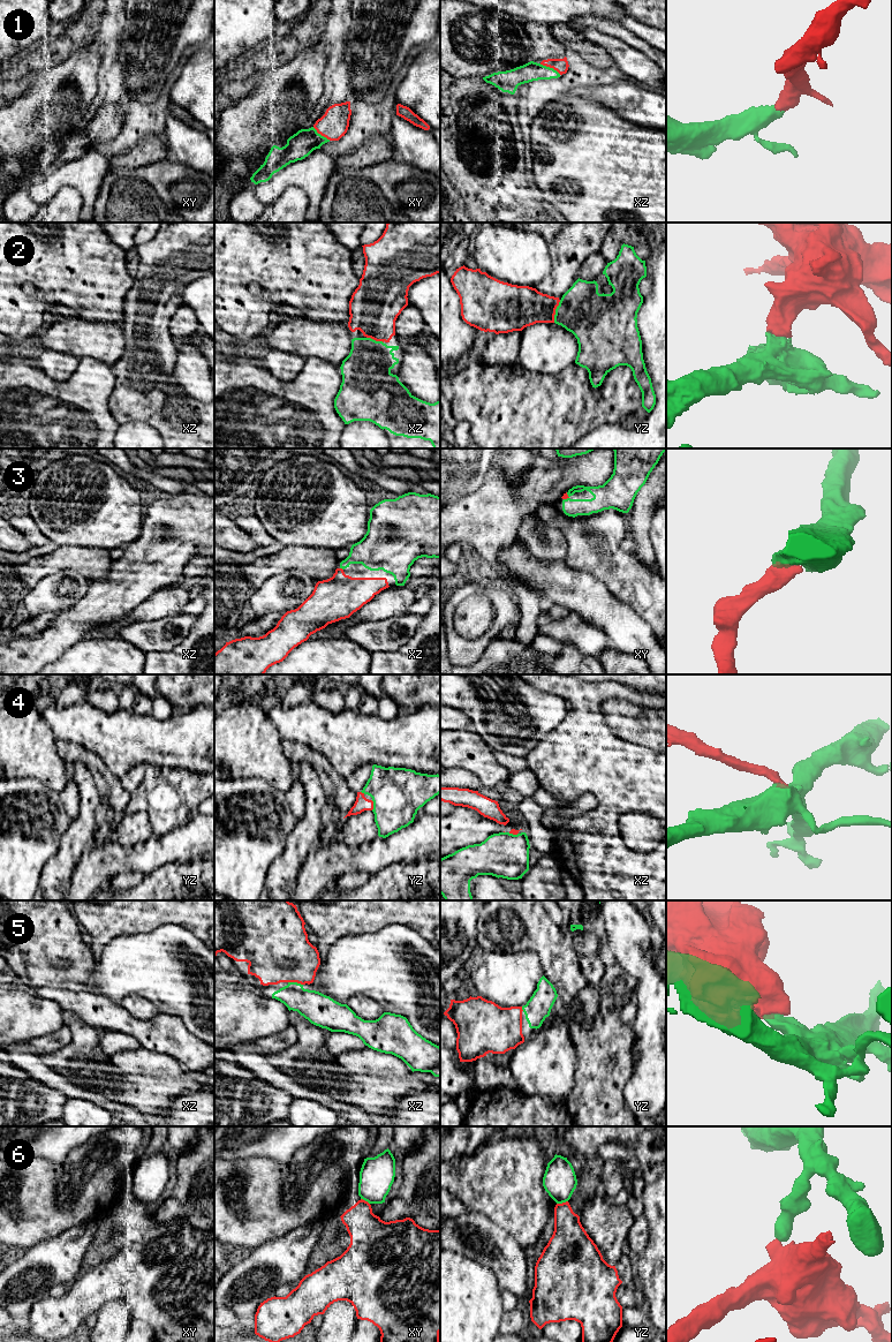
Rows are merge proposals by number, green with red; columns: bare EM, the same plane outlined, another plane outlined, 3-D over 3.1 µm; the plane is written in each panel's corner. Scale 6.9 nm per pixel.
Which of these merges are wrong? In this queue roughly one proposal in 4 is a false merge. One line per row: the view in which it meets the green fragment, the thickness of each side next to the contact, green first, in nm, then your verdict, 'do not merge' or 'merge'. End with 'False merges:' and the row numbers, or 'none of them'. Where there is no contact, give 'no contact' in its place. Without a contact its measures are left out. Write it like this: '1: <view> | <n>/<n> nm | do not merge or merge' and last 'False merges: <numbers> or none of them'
1: xz | 130/100 nm | merge
2: yz | 340/280 nm | merge
3: xz | 240/300 nm | merge
4: yz | 360/100 nm | merge
5: xz | 220/440 nm | merge
6: yz | 240/240 nm | do not merge
False merges: 6

